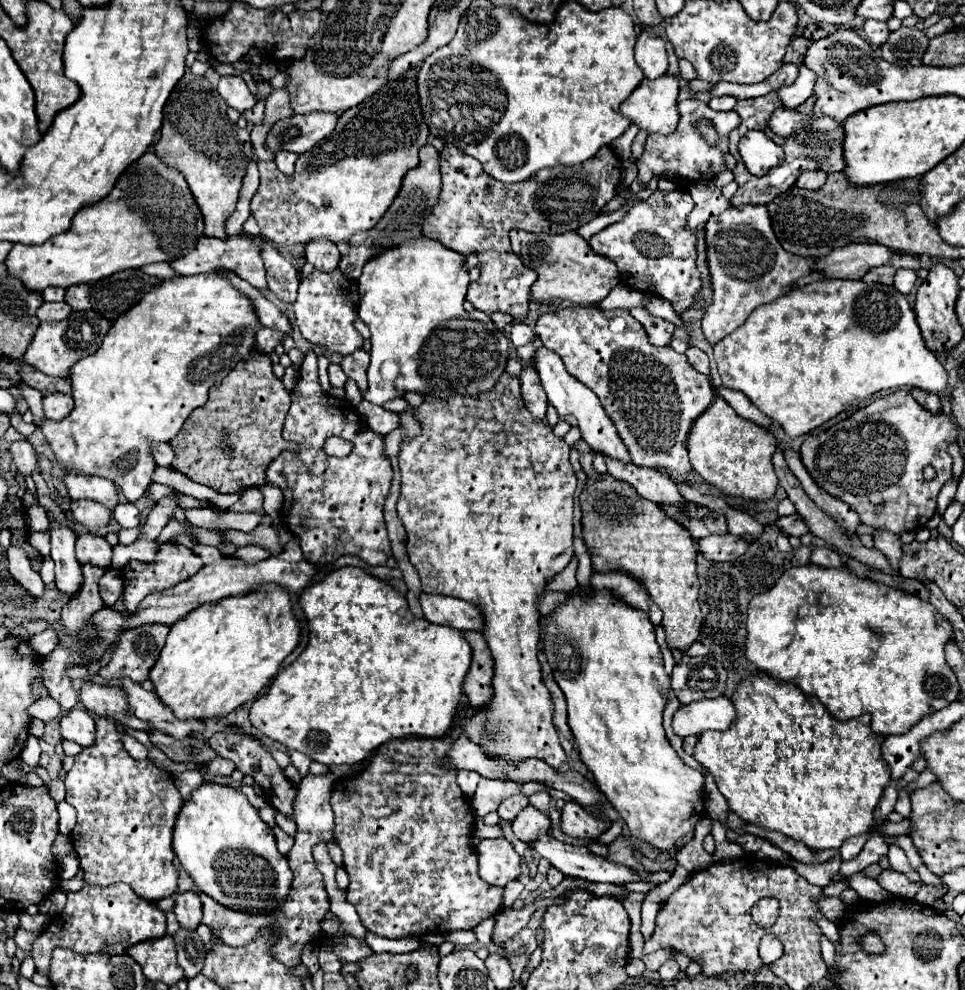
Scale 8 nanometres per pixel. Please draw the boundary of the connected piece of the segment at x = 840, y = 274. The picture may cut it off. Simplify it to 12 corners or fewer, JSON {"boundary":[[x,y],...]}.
{"boundary":[[846,245],[816,259],[828,279],[862,279],[886,265],[884,245]]}

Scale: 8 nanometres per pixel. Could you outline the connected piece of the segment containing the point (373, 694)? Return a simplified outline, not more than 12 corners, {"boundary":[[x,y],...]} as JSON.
{"boundary":[[360,567],[298,599],[308,645],[250,707],[352,765],[444,737],[472,661]]}

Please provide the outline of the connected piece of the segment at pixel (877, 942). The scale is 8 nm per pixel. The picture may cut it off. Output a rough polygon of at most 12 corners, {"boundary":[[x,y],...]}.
{"boundary":[[868,931],[858,943],[866,953],[882,953],[884,941]]}

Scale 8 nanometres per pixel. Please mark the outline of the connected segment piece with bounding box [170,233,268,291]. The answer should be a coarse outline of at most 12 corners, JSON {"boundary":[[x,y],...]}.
{"boundary":[[248,233],[228,241],[200,237],[196,249],[172,261],[176,273],[228,269],[268,291],[260,249]]}

